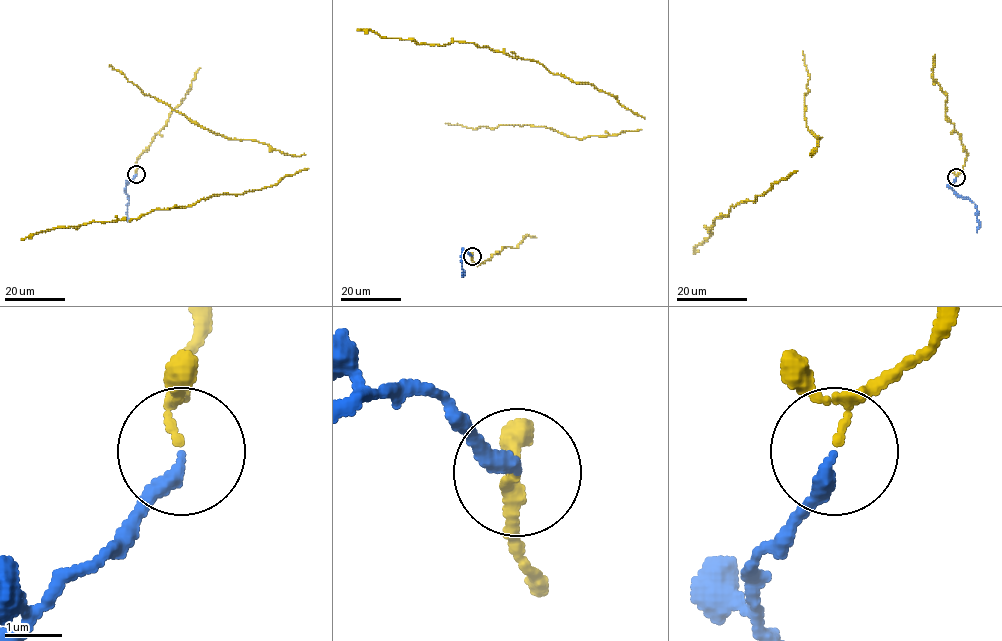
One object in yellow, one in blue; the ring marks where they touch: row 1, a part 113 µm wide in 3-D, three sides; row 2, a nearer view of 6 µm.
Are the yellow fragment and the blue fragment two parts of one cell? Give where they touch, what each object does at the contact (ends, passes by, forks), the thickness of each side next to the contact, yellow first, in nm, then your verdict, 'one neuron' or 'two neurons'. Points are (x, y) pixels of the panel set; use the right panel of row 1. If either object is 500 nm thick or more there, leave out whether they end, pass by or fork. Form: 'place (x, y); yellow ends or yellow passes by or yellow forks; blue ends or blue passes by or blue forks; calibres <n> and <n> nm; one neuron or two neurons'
place (956, 177); yellow passes by; blue ends; calibres 90 and 240 nm; one neuron

